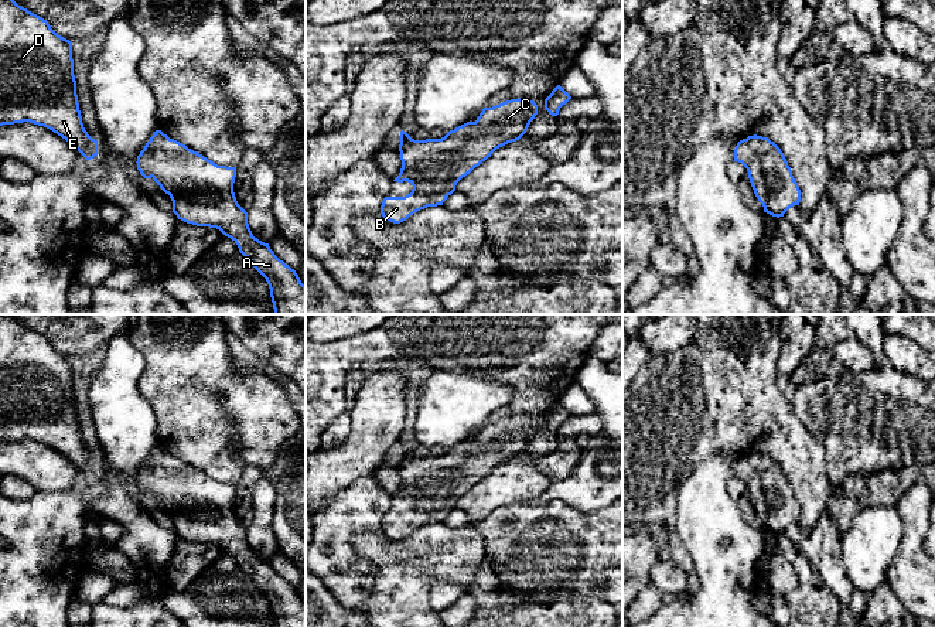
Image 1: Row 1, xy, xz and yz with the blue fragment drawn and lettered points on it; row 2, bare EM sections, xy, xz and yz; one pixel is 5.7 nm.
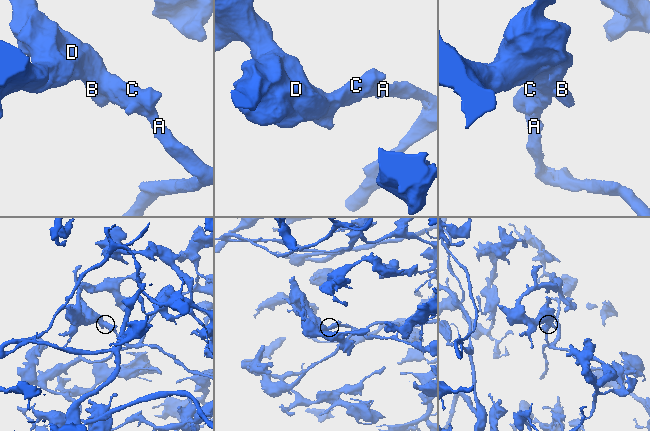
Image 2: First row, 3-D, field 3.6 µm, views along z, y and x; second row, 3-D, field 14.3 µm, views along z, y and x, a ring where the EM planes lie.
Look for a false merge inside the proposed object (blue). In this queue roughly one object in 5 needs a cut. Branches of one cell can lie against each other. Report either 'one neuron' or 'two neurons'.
one neuron

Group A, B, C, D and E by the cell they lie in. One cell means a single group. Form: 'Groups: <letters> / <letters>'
Groups: A B C D E

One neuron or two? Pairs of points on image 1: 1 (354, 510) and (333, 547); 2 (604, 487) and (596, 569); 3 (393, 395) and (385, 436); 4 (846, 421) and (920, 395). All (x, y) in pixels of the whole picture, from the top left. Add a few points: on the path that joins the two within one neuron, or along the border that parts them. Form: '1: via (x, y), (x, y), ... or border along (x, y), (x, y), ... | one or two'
1: via (345, 518), (333, 531), (333, 538) | one
2: border along (569, 504), (582, 511), (597, 511), (607, 507) | two
3: via (385, 405), (385, 426) | one
4: via (863, 408), (869, 408), (874, 402), (901, 402) | one

